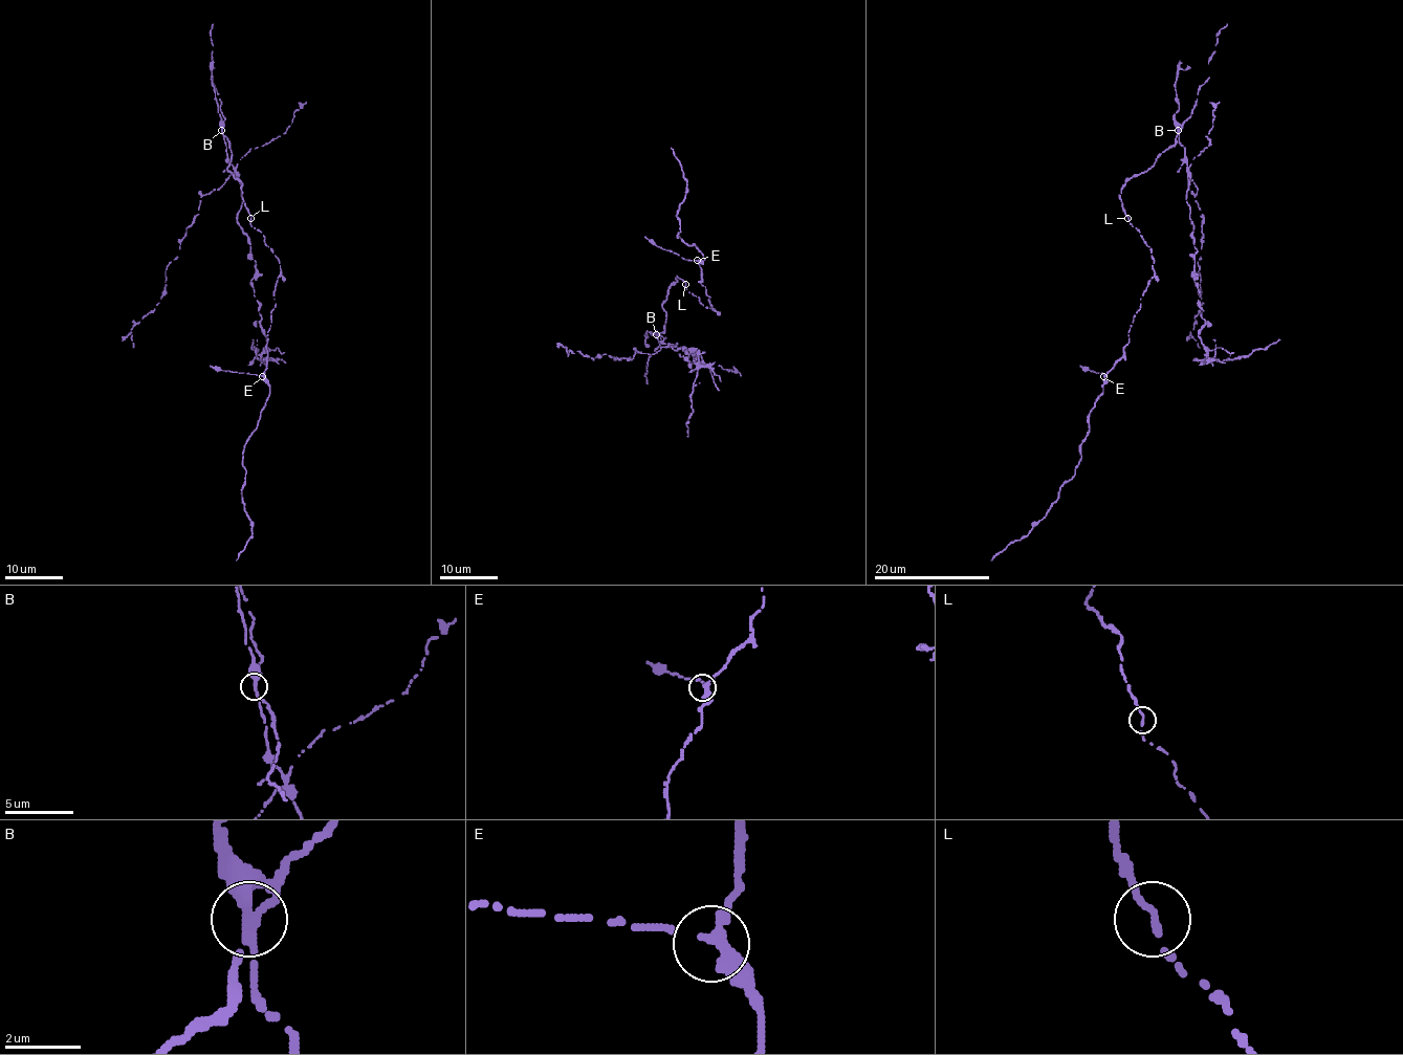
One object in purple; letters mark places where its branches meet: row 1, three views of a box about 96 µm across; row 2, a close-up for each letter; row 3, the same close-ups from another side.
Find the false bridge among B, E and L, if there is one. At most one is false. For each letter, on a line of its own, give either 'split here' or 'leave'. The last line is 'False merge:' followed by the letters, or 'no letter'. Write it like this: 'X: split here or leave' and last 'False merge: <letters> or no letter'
B: split here
E: leave
L: leave
False merge: B

